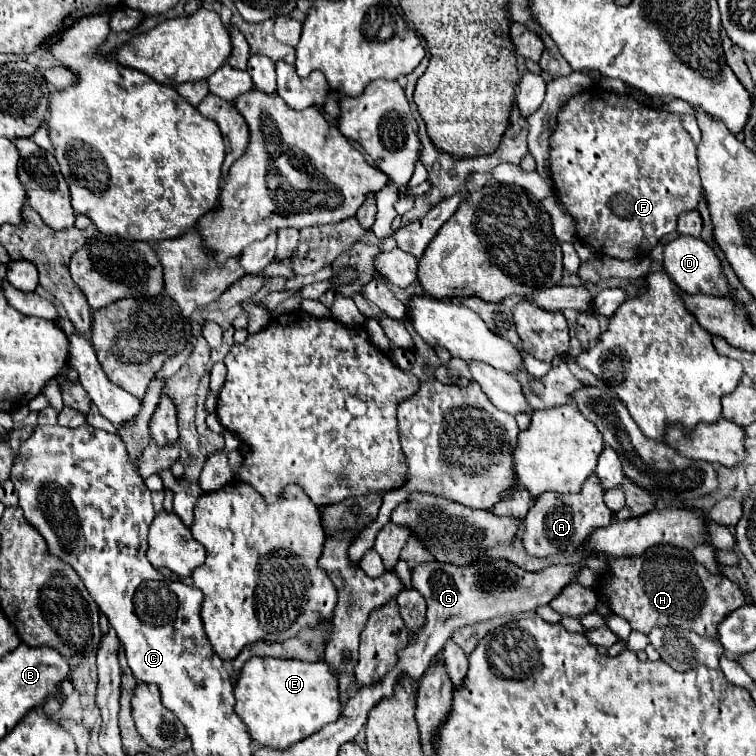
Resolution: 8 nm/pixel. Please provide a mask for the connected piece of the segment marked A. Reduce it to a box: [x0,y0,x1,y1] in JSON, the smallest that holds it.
[520,475,612,557]

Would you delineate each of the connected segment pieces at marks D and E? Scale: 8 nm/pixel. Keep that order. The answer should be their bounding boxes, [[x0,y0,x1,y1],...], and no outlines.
[[664,235,732,297],[234,657,342,749]]

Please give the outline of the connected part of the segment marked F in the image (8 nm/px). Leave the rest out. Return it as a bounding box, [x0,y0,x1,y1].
[550,87,702,259]

